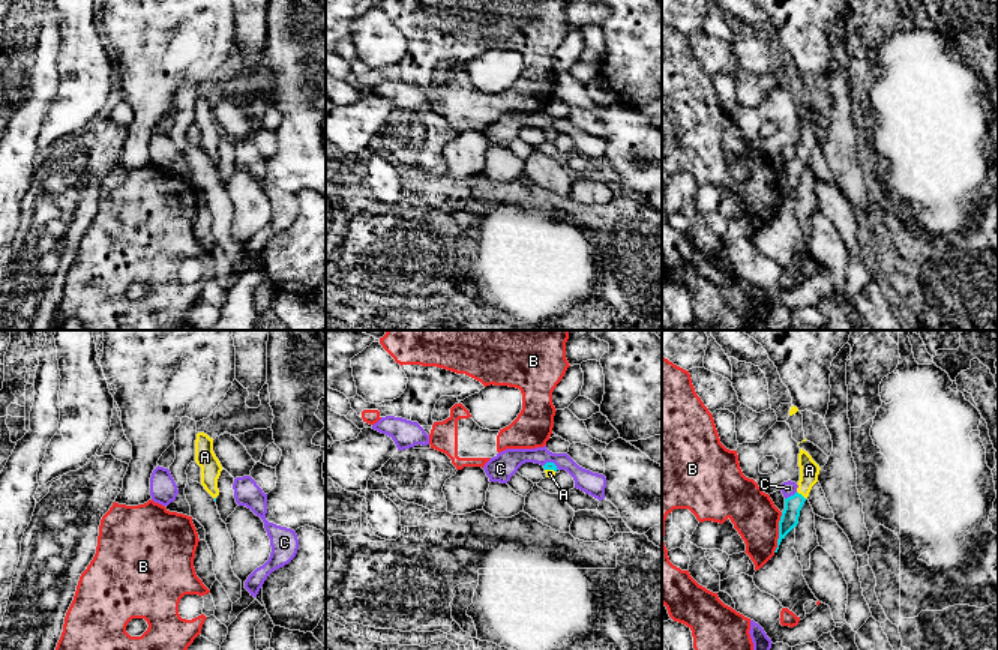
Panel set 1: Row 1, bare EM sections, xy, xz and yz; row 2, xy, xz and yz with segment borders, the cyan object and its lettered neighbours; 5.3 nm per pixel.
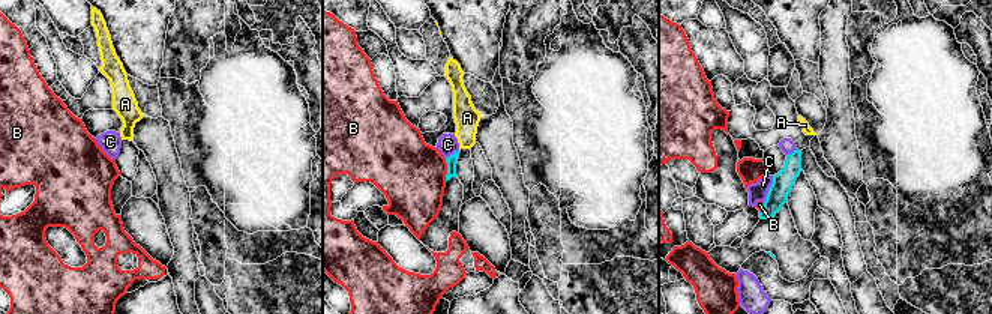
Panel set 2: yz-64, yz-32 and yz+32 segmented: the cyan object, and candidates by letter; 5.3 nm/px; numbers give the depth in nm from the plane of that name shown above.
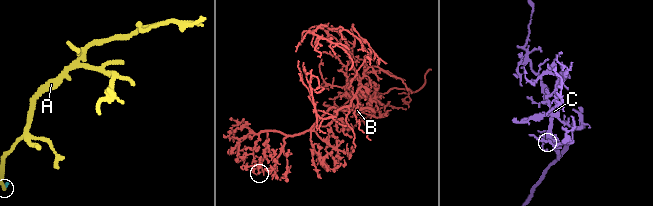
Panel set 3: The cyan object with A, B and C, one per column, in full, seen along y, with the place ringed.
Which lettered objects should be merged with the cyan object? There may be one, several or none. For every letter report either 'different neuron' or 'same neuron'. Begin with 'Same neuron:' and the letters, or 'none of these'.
Same neuron: A
A: same neuron
B: different neuron
C: different neuron

